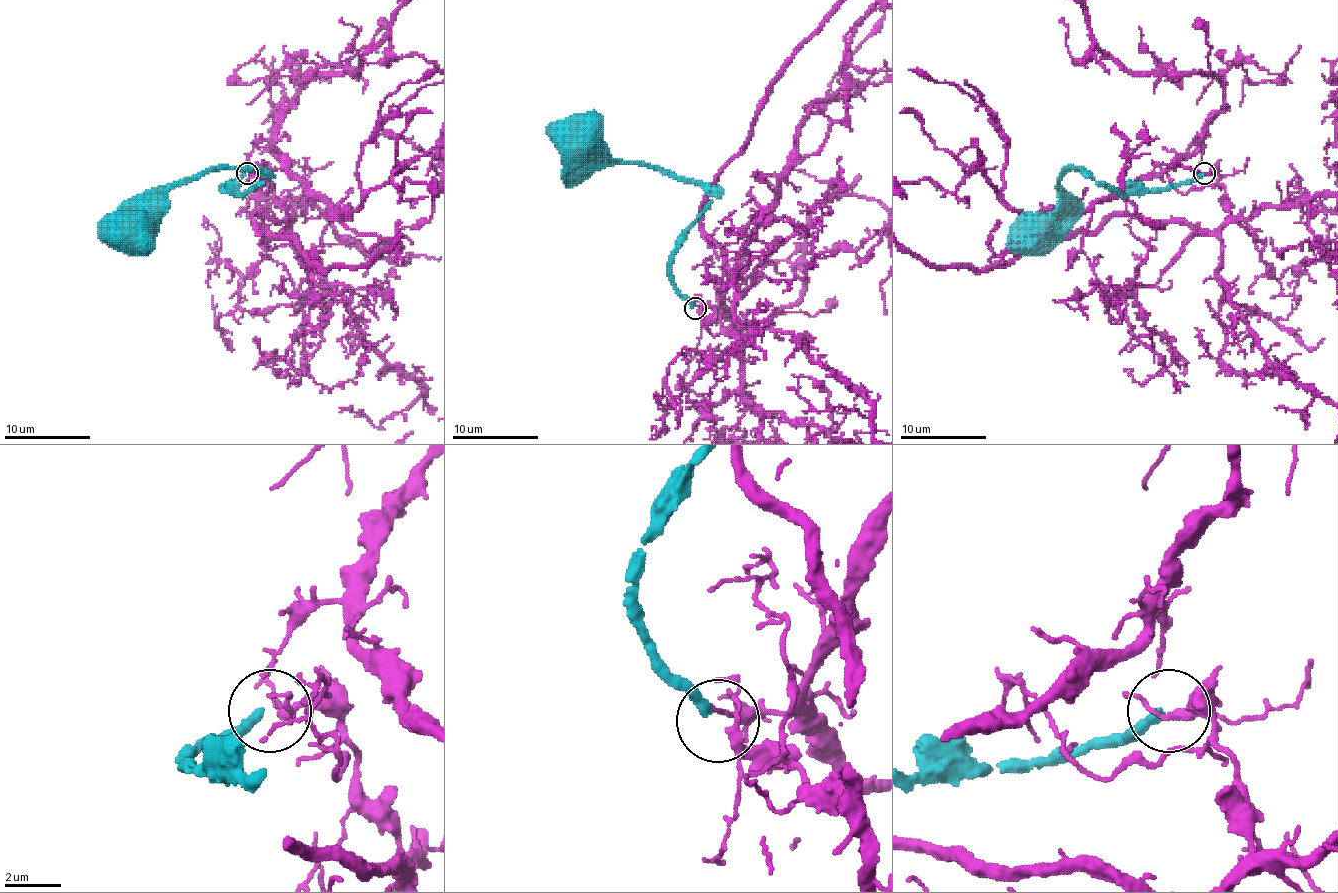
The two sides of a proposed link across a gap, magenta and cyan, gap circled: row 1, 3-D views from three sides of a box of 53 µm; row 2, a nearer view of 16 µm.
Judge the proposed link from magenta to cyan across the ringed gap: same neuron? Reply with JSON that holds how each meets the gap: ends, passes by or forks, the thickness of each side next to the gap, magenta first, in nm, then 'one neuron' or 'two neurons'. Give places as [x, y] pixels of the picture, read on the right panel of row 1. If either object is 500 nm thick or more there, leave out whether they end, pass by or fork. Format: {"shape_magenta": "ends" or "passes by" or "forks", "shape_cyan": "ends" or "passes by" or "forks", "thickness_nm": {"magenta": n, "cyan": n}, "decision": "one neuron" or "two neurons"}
{"shape_magenta": "forks", "shape_cyan": "ends", "thickness_nm": {"magenta": 240, "cyan": 360}, "decision": "two neurons"}

